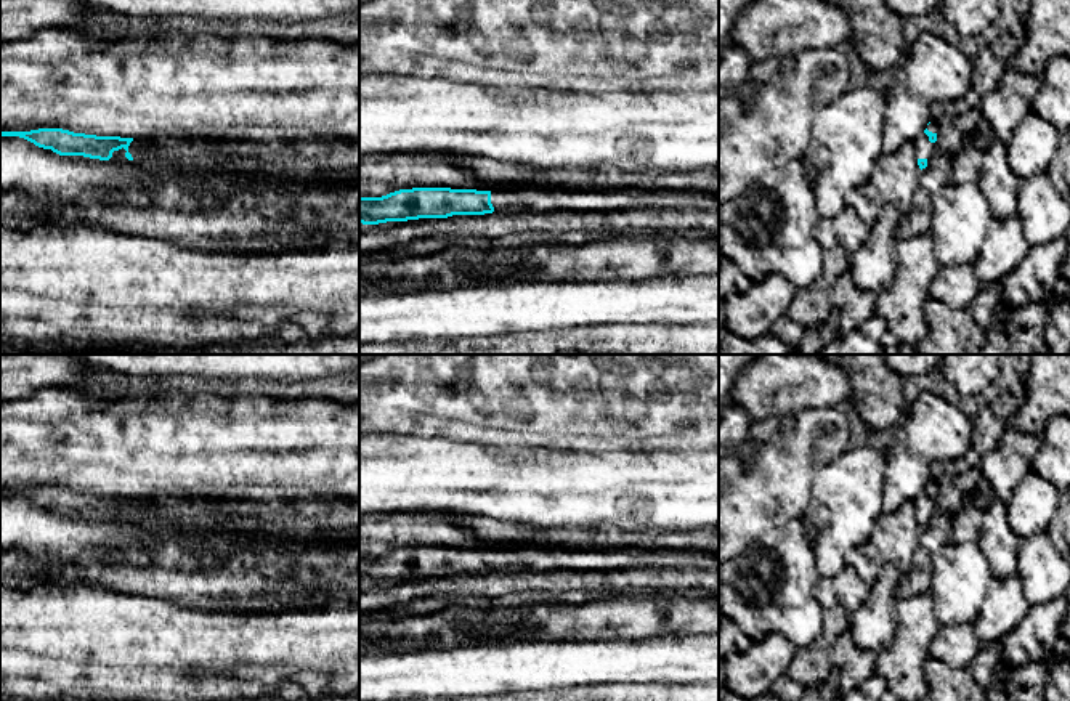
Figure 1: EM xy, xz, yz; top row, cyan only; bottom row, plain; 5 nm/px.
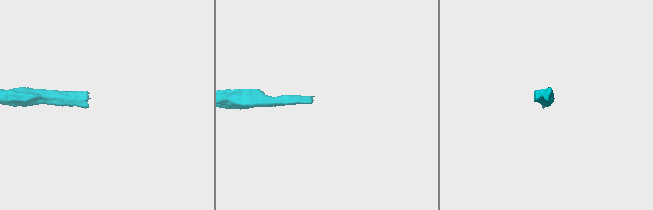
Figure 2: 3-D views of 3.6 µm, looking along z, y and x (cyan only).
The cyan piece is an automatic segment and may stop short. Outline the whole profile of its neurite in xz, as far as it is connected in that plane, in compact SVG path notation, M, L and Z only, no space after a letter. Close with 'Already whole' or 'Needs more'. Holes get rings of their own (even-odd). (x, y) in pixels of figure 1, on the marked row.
M602 186L565 189L476 191L451 188L399 189L382 197L359 197L359 223L379 225L419 218L484 213L547 213L552 210L699 209L719 210L719 191L699 188Z. Needs more

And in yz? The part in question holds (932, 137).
M935 117L927 124L924 133L914 141L916 159L921 170L929 165L930 156L937 148L935 144L937 133L938 133L938 122Z. Needs more

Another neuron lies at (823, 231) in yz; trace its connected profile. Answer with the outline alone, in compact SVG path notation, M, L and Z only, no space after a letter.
M844 207L833 220L818 218L813 237L823 250L842 247L852 257L869 234L866 225L852 209Z

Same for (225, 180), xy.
M184 165L172 168L176 173L180 188L189 192L204 192L205 189L215 197L220 205L239 191L242 181L242 170L225 165L209 165L207 170L194 167L188 170Z

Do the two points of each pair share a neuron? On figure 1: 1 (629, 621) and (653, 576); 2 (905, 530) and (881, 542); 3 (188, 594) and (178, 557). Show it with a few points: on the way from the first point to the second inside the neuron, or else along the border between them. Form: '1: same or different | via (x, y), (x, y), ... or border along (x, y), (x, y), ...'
1: different | border along (644, 595), (613, 599)
2: same | via (899, 534), (887, 542)
3: same | via (188, 584), (178, 567)

